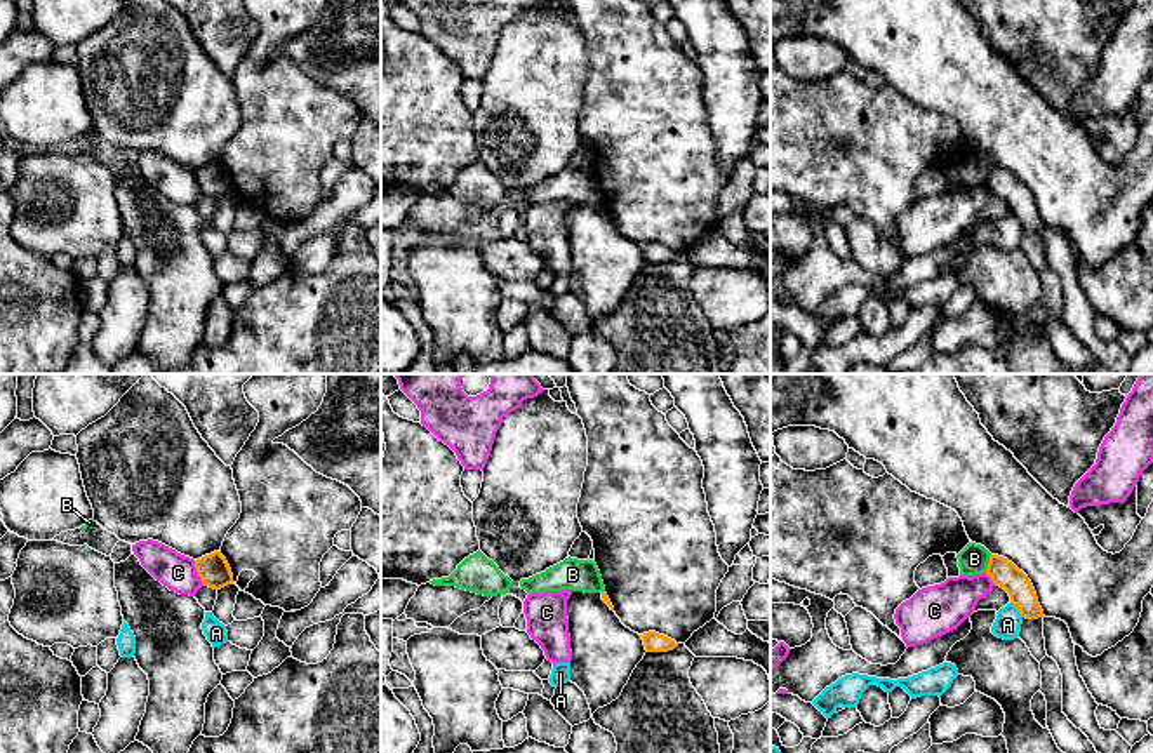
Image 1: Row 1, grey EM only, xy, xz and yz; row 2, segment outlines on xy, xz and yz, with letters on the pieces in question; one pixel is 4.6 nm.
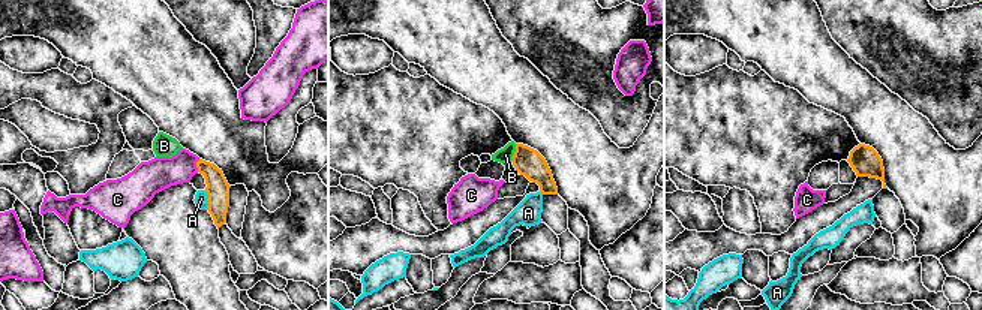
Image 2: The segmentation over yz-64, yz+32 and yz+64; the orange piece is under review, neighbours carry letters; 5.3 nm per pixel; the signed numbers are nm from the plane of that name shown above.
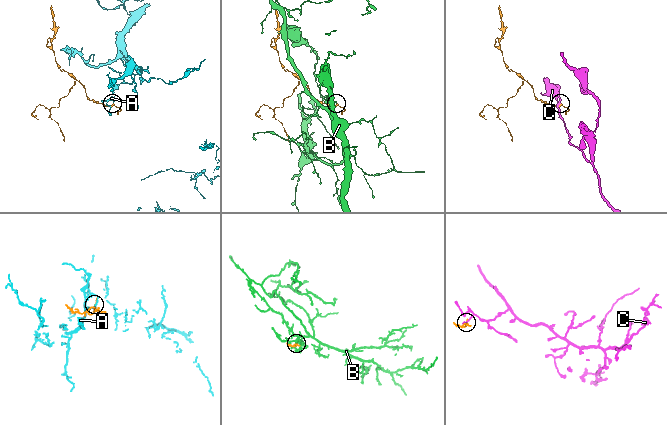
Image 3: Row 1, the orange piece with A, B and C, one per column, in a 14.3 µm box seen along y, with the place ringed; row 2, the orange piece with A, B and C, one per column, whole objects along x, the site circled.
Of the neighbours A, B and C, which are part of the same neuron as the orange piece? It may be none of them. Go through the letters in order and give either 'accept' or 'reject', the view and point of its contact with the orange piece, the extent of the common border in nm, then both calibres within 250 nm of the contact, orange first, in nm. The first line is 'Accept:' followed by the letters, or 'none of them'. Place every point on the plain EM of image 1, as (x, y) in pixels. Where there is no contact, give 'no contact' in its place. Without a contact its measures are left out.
Accept: none of them
A: reject; meets orange in yz at (1018, 218); contact 90 nm long; 120 nm thick on the orange side, 130 nm on the other
B: reject; meets orange in yz at (988, 174); contact 90 nm long; 120 nm thick on the orange side, 140 nm on the other
C: reject; meets orange in xy at (197, 181); contact 130 nm long; 140 nm thick on the orange side, 170 nm on the other

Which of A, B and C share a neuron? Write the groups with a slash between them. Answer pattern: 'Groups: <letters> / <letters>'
Groups: A / B / C

